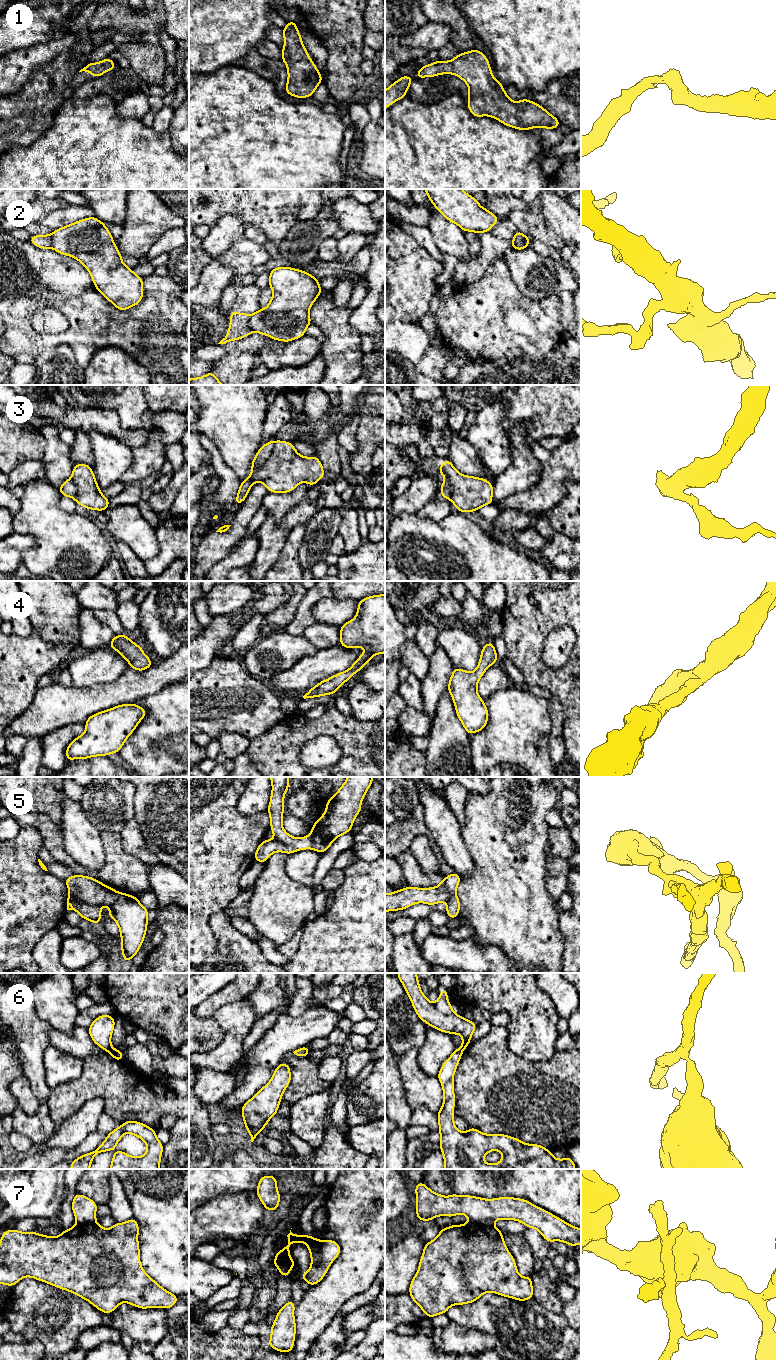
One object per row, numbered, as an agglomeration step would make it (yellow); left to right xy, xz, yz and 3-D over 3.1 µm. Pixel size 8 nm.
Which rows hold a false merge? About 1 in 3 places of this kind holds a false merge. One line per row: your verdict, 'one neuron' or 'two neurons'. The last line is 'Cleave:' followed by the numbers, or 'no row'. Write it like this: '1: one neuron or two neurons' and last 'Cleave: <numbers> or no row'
1: one neuron
2: two neurons
3: two neurons
4: one neuron
5: two neurons
6: two neurons
7: two neurons
Cleave: 2, 3, 5, 6, 7

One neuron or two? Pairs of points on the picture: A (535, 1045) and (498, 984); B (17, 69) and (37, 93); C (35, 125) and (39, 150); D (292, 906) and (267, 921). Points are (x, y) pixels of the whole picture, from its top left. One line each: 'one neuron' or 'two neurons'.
A: one neuron
B: two neurons
C: two neurons
D: one neuron

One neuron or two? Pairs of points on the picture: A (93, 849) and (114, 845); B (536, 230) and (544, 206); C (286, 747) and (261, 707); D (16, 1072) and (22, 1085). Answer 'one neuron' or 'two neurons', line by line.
A: two neurons
B: two neurons
C: two neurons
D: two neurons

